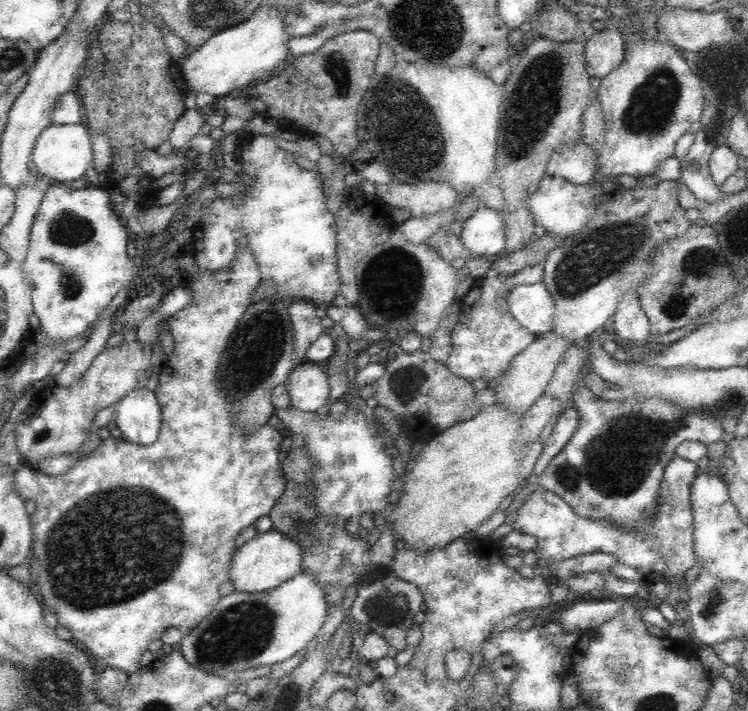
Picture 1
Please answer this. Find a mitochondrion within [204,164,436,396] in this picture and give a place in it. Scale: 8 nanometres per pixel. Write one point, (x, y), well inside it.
(263, 332)

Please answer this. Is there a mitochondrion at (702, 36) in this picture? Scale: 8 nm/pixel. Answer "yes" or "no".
no

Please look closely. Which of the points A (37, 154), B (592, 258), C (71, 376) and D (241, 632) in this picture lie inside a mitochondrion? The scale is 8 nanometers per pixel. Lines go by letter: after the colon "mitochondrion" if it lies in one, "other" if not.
A: other
B: mitochondrion
C: other
D: mitochondrion

